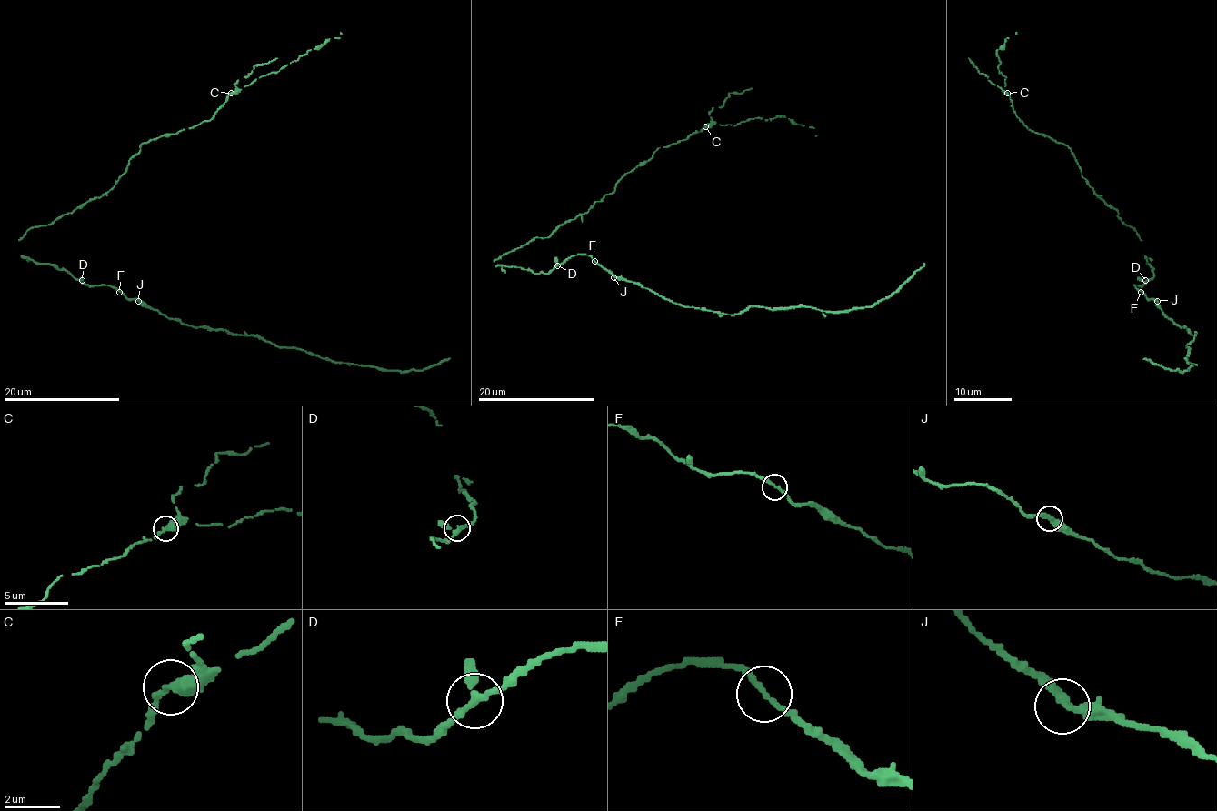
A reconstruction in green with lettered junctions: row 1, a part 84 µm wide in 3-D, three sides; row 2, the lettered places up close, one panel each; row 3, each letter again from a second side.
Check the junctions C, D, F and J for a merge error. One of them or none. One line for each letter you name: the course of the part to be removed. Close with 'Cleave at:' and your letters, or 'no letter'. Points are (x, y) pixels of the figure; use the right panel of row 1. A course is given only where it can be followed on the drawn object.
Cleave at: no letter

